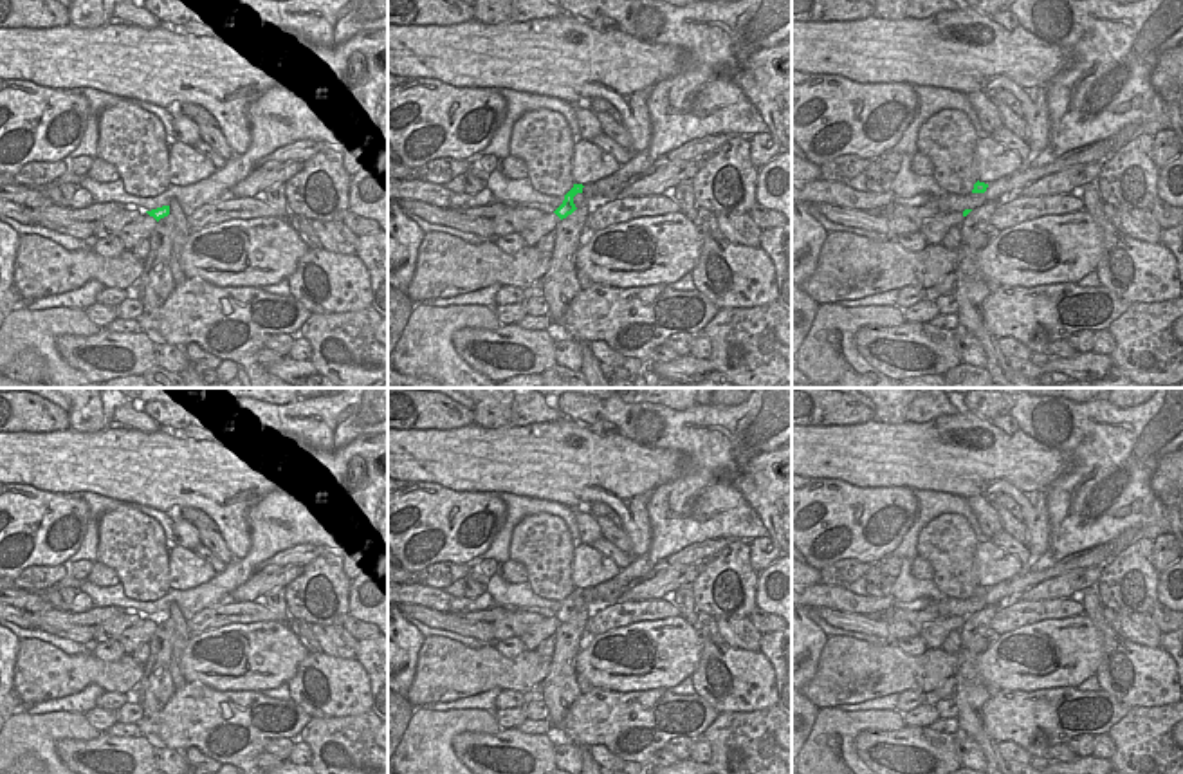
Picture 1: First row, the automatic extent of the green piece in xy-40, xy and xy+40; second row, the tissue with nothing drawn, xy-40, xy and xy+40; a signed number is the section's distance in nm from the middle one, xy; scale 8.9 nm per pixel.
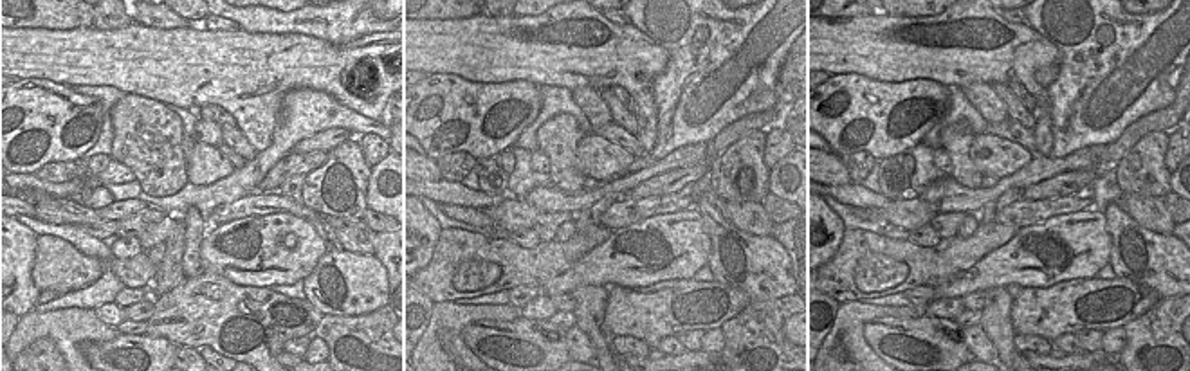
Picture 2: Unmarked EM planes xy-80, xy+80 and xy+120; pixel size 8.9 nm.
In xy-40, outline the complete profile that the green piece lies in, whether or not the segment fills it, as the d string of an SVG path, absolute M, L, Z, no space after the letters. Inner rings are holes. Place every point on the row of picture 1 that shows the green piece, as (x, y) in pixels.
M171 200L168 206L146 211L150 217L153 217L157 222L168 215L173 217L175 220L175 231L173 231L173 245L171 245L171 256L170 256L170 271L175 281L175 287L184 283L188 278L184 276L182 269L180 269L180 253L182 247L191 233L189 226L188 226L188 218L182 213L180 206L177 200Z

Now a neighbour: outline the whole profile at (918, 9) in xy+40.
M909 0L905 16L923 20L941 11L956 11L958 7L952 0Z

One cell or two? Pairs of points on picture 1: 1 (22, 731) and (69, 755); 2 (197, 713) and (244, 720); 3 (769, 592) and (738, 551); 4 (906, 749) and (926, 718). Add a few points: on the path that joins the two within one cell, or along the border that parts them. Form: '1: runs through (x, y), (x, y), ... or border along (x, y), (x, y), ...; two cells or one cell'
1: border along (96, 737), (60, 740), (55, 753); two cells
2: runs through (208, 717), (233, 720); one cell
3: border along (760, 574), (754, 605); two cells
4: border along (906, 724), (927, 727); two cells

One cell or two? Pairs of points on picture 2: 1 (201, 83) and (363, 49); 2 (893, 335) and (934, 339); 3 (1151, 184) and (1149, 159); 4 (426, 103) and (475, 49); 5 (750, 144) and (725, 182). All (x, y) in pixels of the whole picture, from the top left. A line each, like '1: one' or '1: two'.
1: one
2: one
3: one
4: two
5: one

